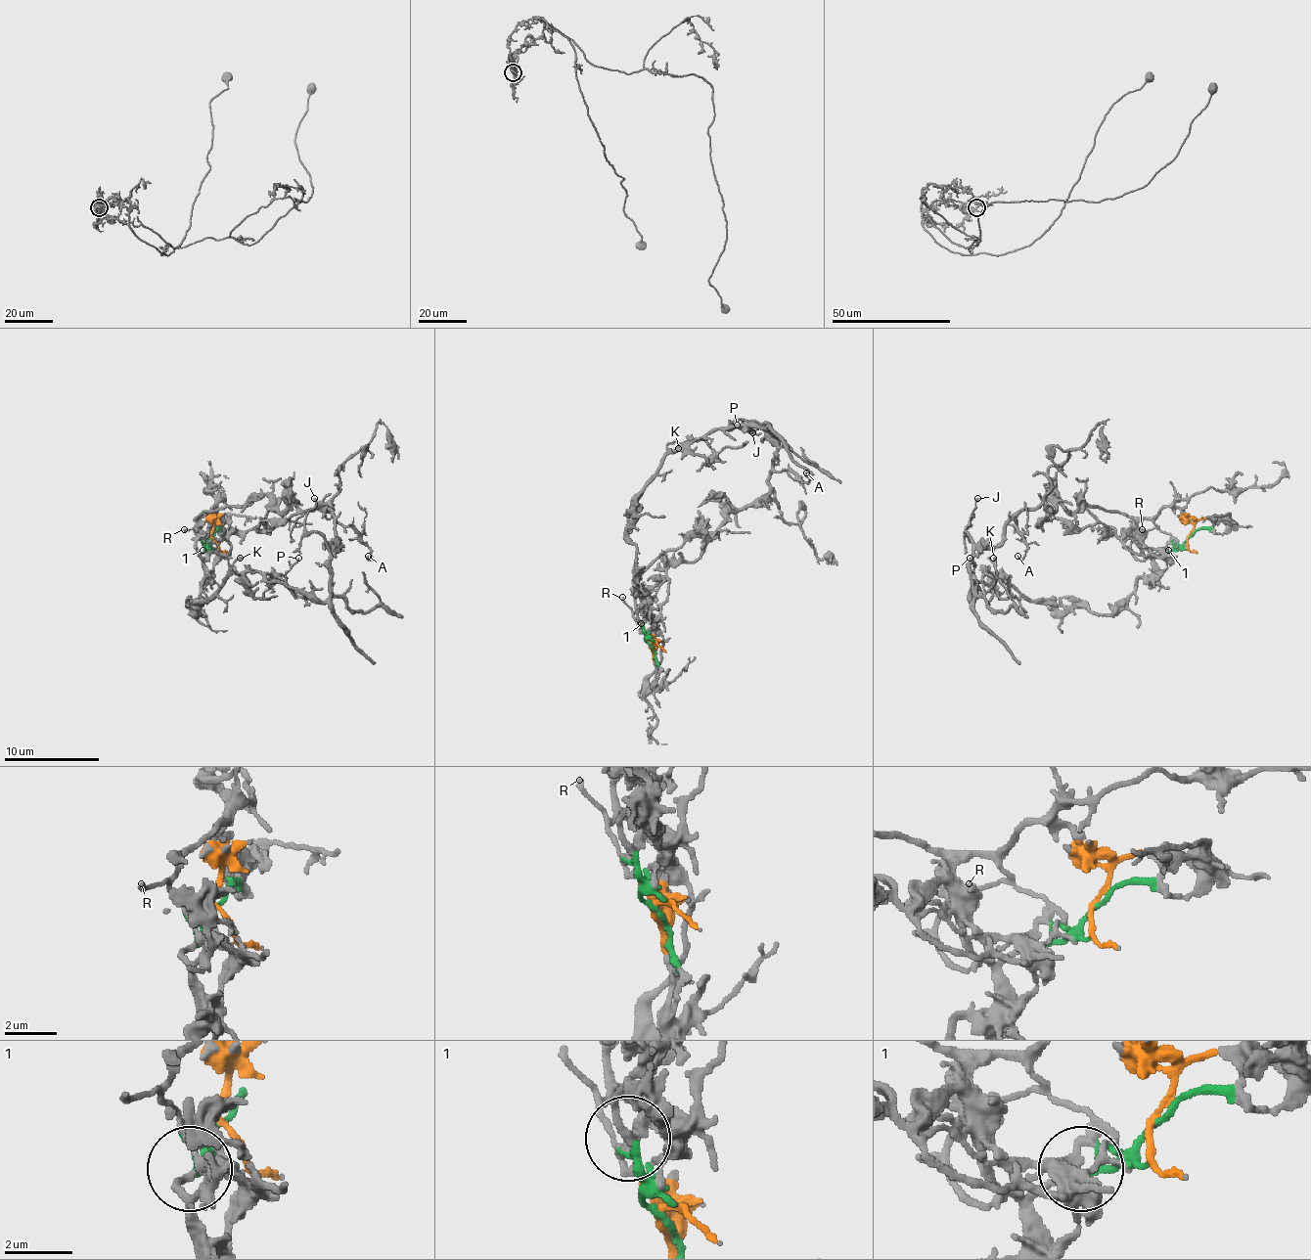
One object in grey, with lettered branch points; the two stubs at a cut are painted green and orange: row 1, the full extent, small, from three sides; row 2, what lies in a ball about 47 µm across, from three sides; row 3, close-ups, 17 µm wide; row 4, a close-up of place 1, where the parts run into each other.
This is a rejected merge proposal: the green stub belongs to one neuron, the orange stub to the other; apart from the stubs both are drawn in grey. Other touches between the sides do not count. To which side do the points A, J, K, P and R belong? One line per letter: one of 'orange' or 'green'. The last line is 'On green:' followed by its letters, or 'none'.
A: orange
J: orange
K: green
P: green
R: orange
On green: K, P

